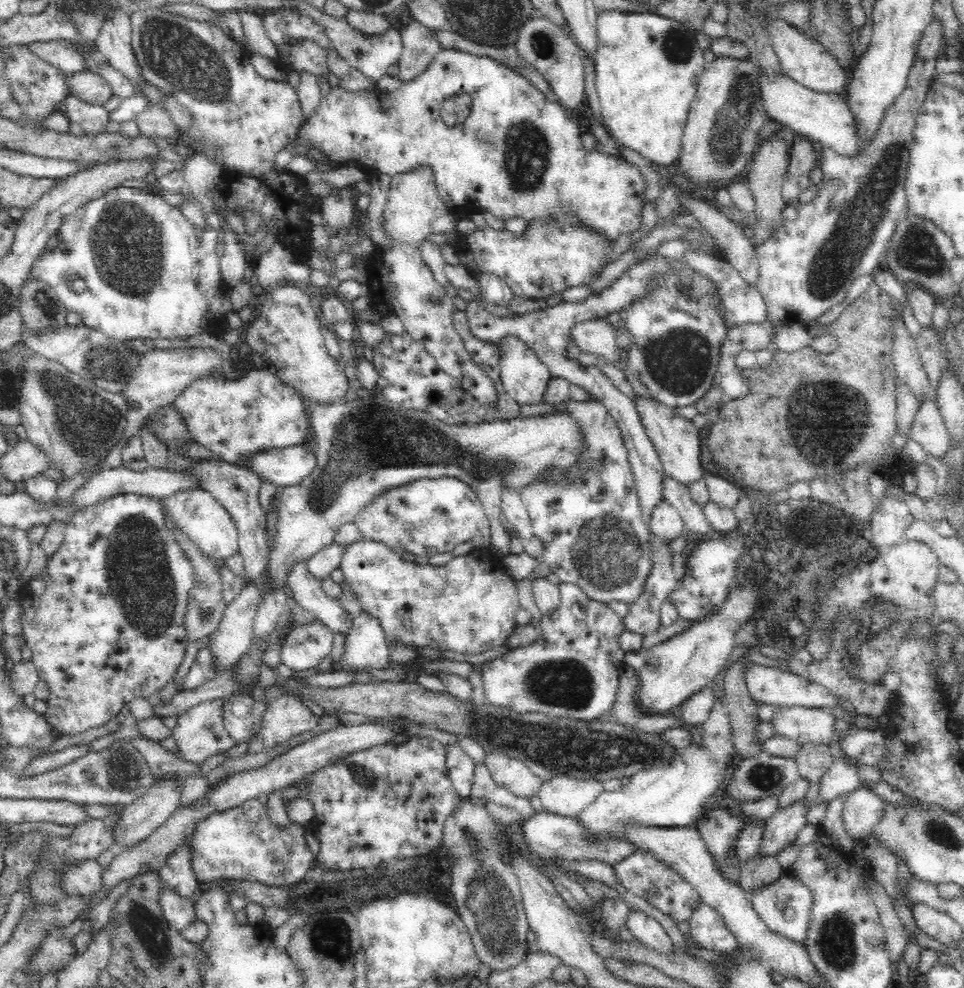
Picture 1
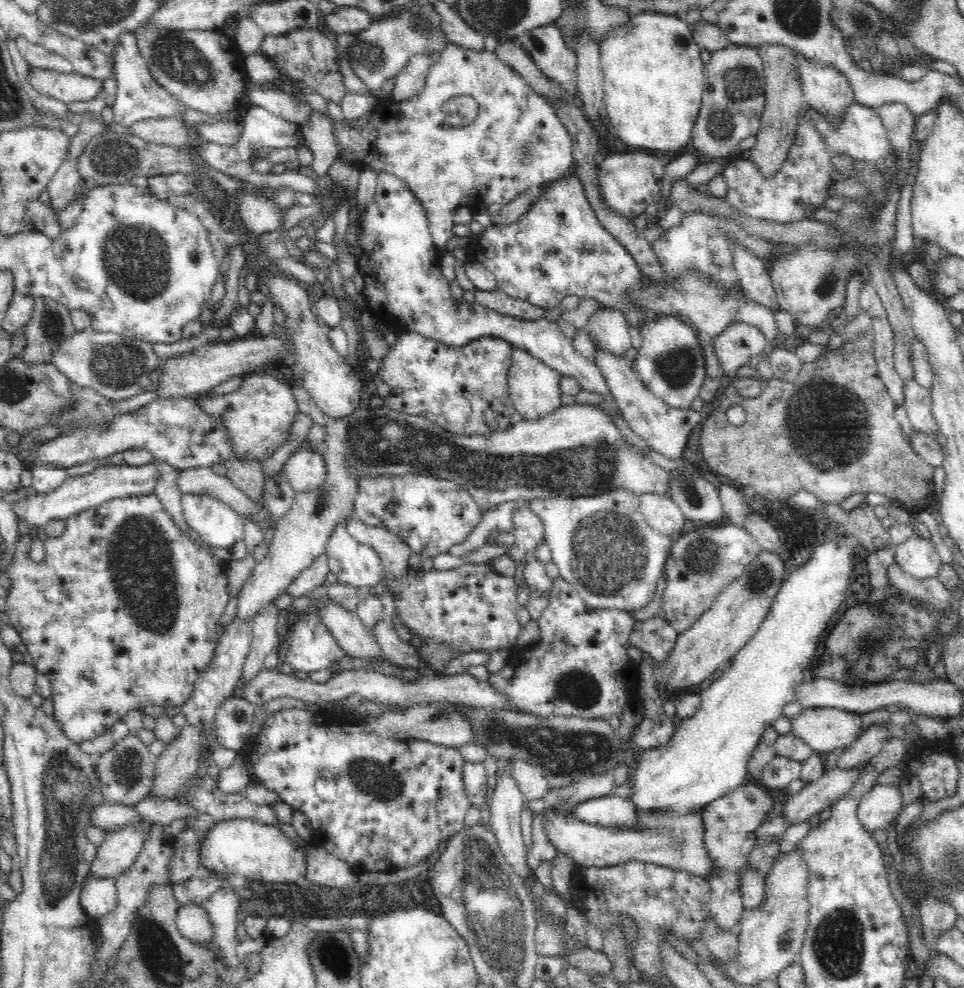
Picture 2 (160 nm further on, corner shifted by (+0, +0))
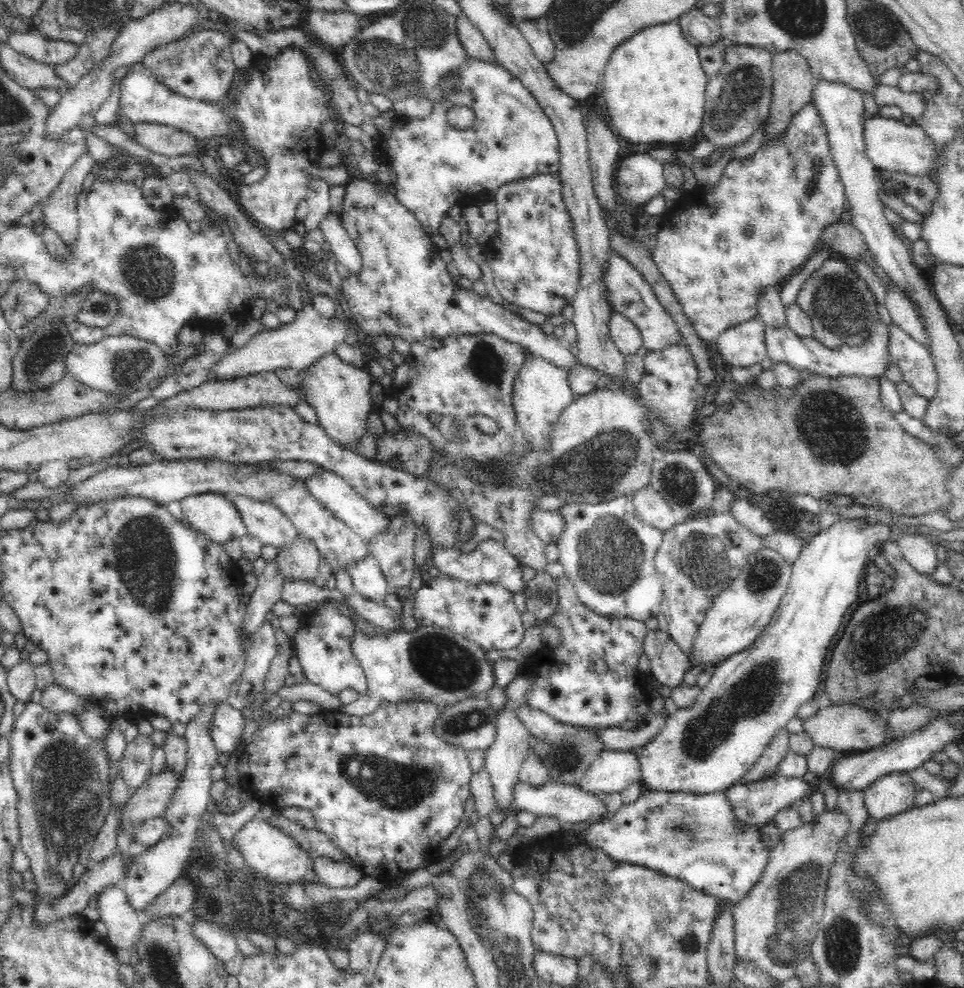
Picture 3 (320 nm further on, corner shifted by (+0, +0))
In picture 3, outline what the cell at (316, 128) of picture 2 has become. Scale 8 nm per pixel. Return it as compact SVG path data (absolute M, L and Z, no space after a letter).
M320 176L308 181L305 200L309 204L309 211L306 218L302 220L305 231L317 228L330 213L328 188L330 184Z

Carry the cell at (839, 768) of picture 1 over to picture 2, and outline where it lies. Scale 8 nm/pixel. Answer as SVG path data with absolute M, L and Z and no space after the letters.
M872 724L845 748L837 760L837 769L858 770L880 749L885 738L890 735L883 725Z

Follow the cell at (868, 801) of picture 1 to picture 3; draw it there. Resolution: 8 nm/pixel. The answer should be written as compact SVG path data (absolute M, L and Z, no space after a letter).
M908 771L878 778L862 790L867 813L878 823L911 808L917 791Z

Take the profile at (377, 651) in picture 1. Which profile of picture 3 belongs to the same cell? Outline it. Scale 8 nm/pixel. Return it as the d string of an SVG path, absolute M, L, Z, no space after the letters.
M368 554L362 562L352 566L352 570L348 573L351 576L354 590L374 604L385 604L384 597L390 587L373 556Z

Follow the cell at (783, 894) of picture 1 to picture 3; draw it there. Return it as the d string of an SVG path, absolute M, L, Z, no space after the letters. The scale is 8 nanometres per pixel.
M642 792L633 803L615 811L604 821L580 830L580 844L592 853L606 854L610 861L646 866L661 874L678 878L699 892L737 904L758 885L769 860L769 852L760 843L760 831L742 829L735 824L733 814L723 792L712 794L674 794L673 792Z

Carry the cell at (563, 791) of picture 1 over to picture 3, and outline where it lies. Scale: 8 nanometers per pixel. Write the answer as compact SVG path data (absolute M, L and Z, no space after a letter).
M606 749L586 771L579 787L587 793L608 794L622 792L634 782L640 783L637 751Z

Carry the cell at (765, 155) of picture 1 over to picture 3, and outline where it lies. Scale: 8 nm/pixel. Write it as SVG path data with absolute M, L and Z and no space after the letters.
M780 51L771 54L771 103L769 113L763 124L763 139L761 146L770 148L774 146L784 132L788 130L788 126L792 124L795 114L802 110L811 99L811 92L815 83L810 65L808 61L794 51Z

